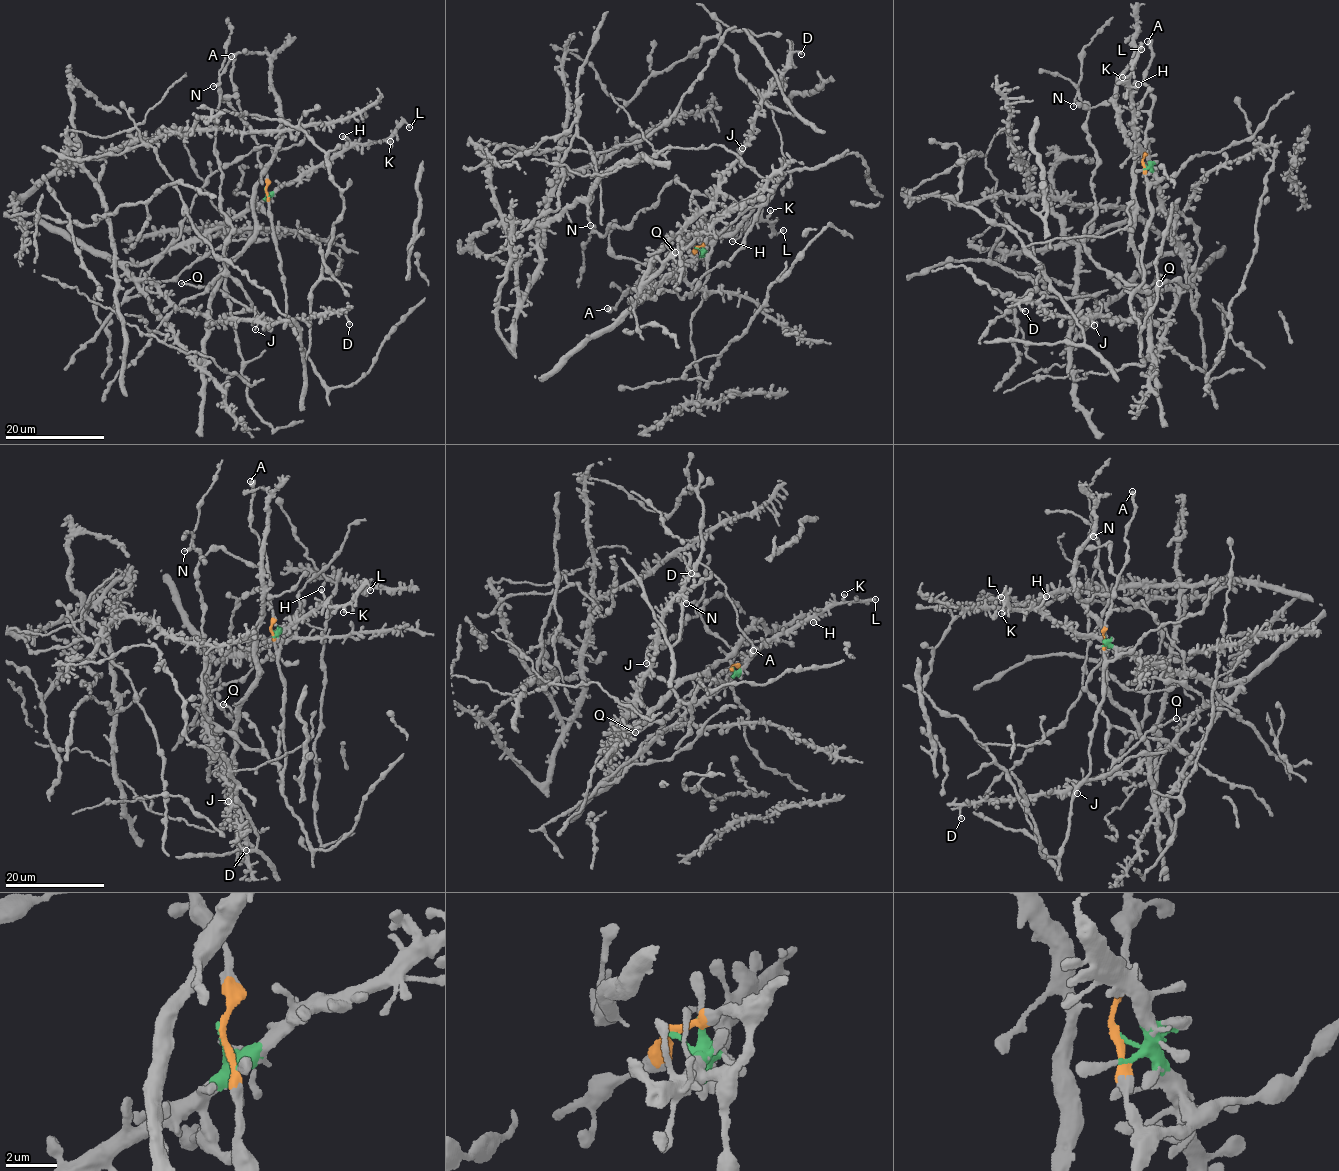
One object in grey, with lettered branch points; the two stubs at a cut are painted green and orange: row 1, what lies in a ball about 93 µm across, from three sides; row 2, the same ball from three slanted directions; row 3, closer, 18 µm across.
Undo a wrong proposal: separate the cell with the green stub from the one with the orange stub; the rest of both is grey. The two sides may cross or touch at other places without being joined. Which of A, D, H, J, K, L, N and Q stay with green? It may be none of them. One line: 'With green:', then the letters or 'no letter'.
With green: D, H, J, K, L

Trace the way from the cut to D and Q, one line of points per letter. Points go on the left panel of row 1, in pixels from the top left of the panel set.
D: (265, 189), (251, 209), (127, 271), (215, 321), (267, 324), (330, 311), (343, 311), (350, 324)
Q: (265, 189), (285, 292), (286, 320), (273, 323), (220, 290), (181, 283)

